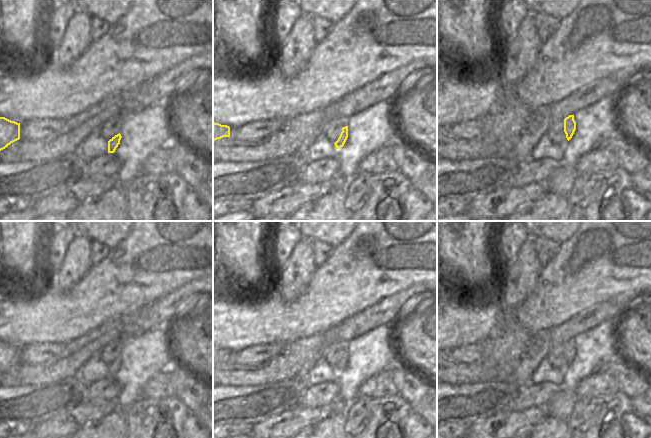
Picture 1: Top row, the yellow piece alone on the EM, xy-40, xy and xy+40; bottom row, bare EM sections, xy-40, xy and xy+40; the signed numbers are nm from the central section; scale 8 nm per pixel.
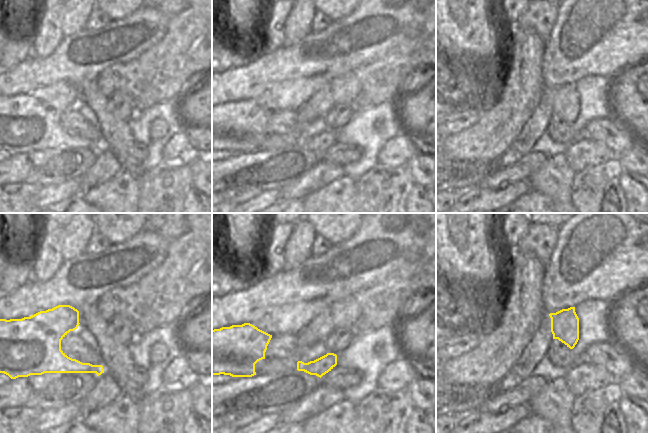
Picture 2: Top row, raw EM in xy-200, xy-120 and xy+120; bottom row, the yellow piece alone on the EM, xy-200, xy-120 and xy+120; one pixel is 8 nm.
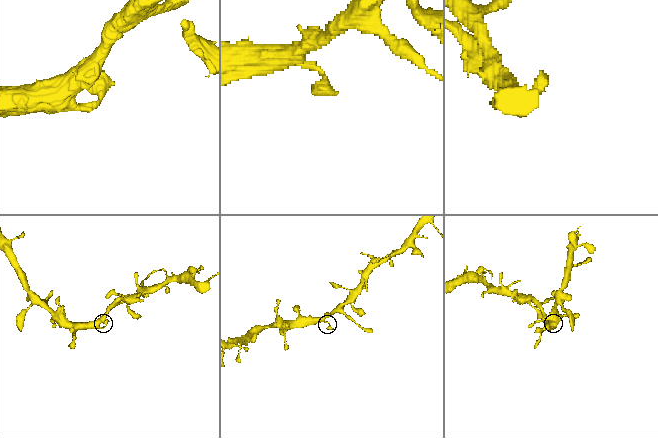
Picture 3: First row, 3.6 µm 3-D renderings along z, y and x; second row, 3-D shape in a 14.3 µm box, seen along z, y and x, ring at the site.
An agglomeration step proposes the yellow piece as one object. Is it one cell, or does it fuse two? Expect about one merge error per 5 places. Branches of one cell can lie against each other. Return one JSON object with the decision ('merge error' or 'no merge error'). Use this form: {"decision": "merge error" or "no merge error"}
{"decision": "no merge error"}

